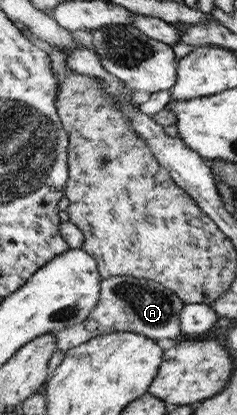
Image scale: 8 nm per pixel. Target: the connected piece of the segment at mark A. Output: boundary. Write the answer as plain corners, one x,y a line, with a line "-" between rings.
131,276
104,279
98,304
87,319
55,333
57,351
66,354
91,338
118,331
143,334
155,340
173,339
182,333
180,315
184,307
185,302
159,282

